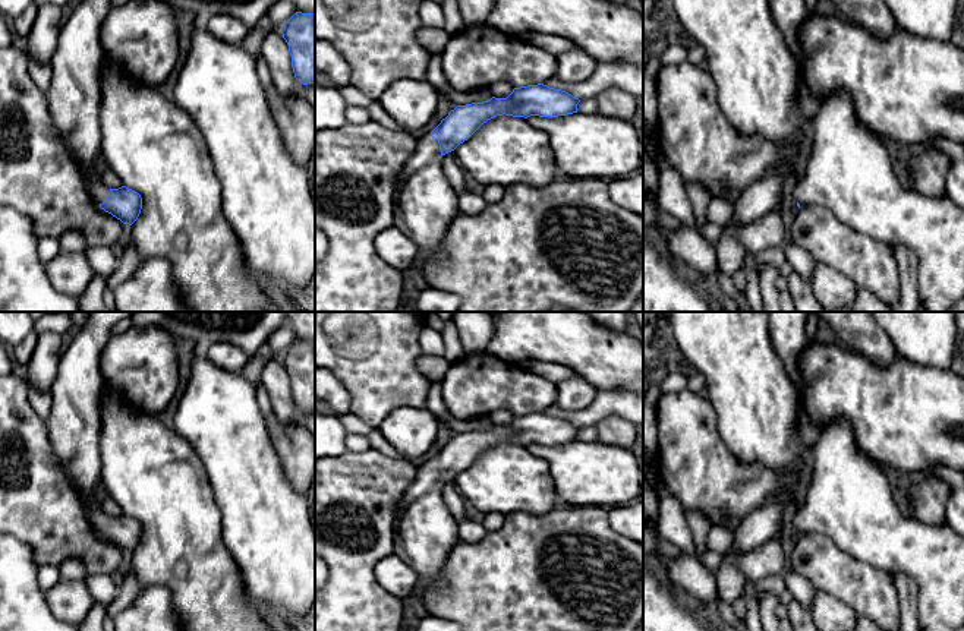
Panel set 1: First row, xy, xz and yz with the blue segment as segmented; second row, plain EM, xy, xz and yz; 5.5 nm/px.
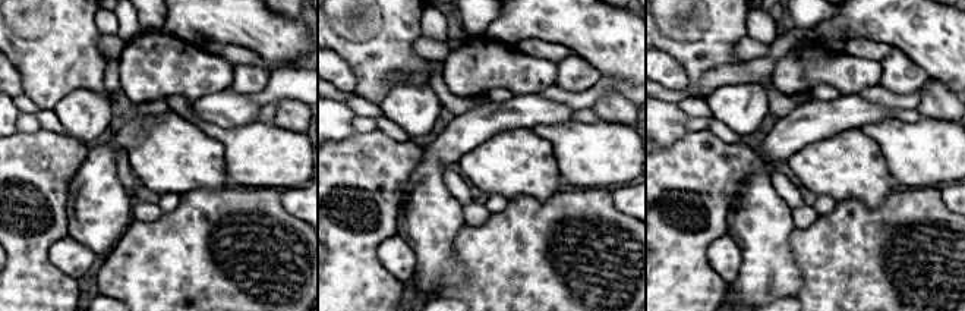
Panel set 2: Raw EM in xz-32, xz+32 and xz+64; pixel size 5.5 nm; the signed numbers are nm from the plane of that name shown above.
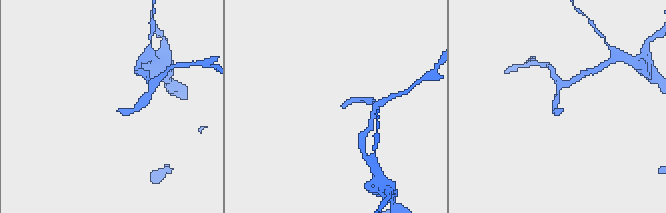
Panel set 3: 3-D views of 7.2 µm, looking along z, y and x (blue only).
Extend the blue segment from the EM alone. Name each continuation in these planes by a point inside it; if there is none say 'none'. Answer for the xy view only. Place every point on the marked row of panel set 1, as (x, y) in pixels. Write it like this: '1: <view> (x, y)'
1: xy (97, 189)

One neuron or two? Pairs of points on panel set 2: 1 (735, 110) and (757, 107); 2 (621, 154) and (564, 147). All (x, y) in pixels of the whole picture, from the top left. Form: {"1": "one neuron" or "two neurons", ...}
{"1": "one neuron", "2": "one neuron"}

